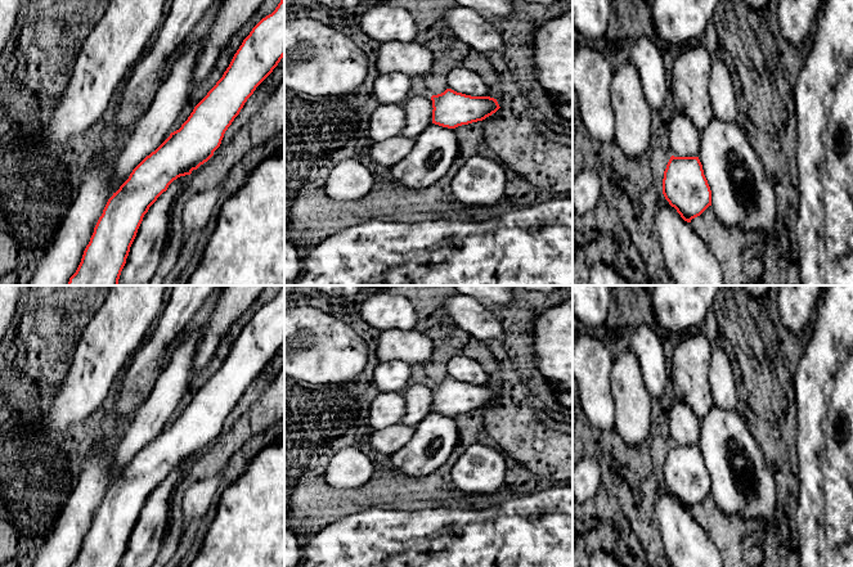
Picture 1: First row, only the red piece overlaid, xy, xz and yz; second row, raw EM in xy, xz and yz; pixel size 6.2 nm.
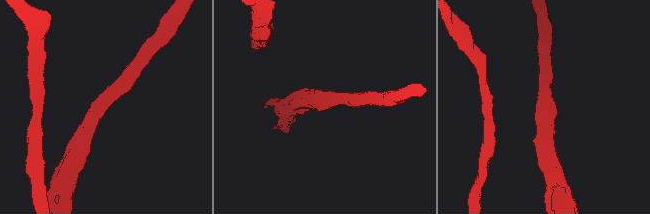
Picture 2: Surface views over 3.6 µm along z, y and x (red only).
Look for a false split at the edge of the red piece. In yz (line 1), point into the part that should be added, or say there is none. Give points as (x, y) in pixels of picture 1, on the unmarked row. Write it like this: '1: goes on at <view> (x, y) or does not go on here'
1: does not go on here

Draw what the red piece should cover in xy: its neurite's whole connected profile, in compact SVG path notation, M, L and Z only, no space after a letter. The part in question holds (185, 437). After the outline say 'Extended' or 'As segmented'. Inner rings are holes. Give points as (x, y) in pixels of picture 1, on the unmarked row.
M284 285L275 298L262 306L243 328L234 342L229 355L216 373L194 395L188 408L181 415L170 422L170 424L149 444L147 444L130 462L129 467L108 487L102 504L99 505L94 521L86 534L81 550L76 561L69 567L120 567L121 559L126 552L130 535L136 525L138 517L144 503L157 486L167 478L169 473L180 464L190 463L201 453L207 450L214 440L220 435L225 419L239 402L247 387L256 375L273 360L280 347L284 345Z. As segmented

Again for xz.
M452 377L432 383L431 388L432 411L448 417L482 409L500 396L494 386L471 384Z. As segmented

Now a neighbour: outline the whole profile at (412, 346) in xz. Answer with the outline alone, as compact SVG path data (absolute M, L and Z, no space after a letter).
M390 329L380 333L376 354L381 363L403 360L412 364L425 364L432 360L434 341L425 333Z

